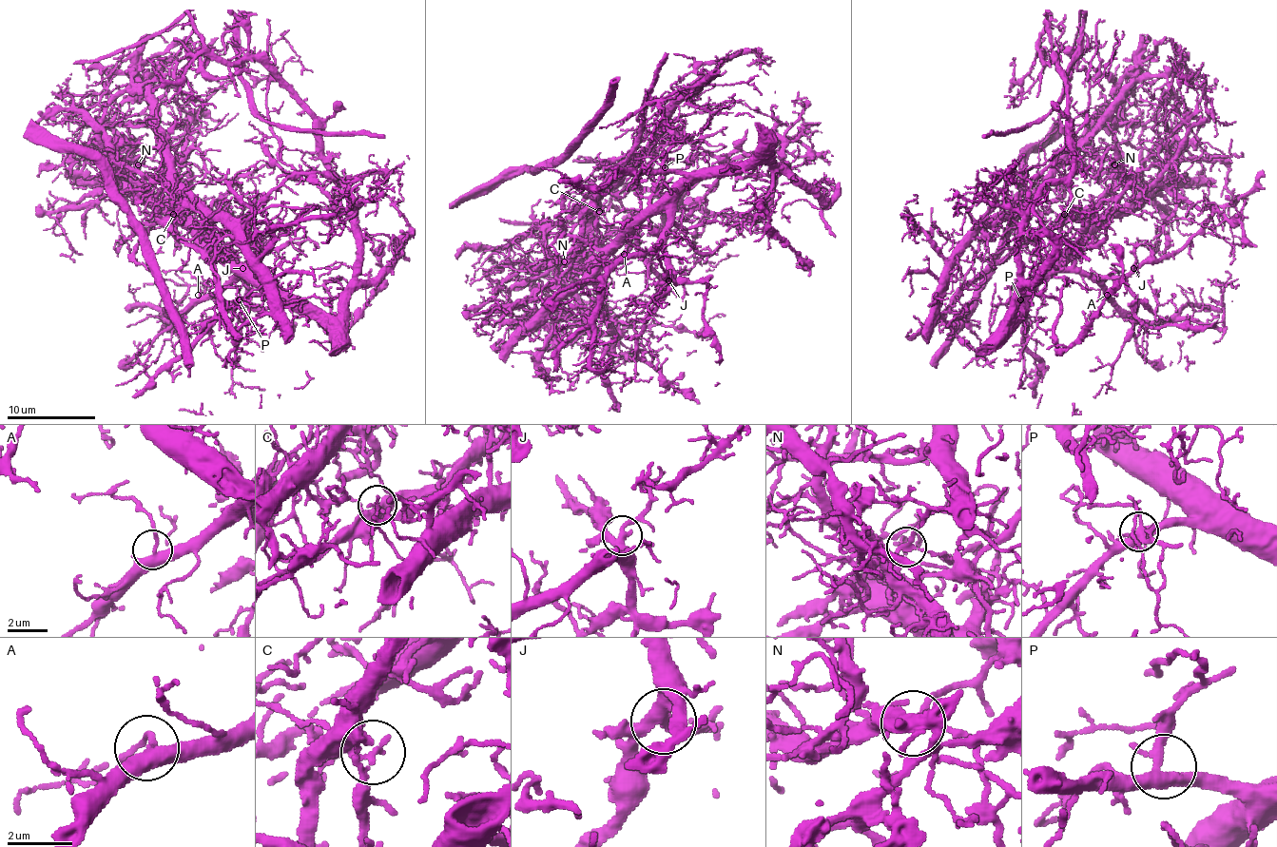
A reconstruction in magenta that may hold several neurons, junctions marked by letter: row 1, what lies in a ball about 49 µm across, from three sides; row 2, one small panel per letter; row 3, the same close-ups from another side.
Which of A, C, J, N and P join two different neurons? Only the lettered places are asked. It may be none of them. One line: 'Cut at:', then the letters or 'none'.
Cut at: C, N

